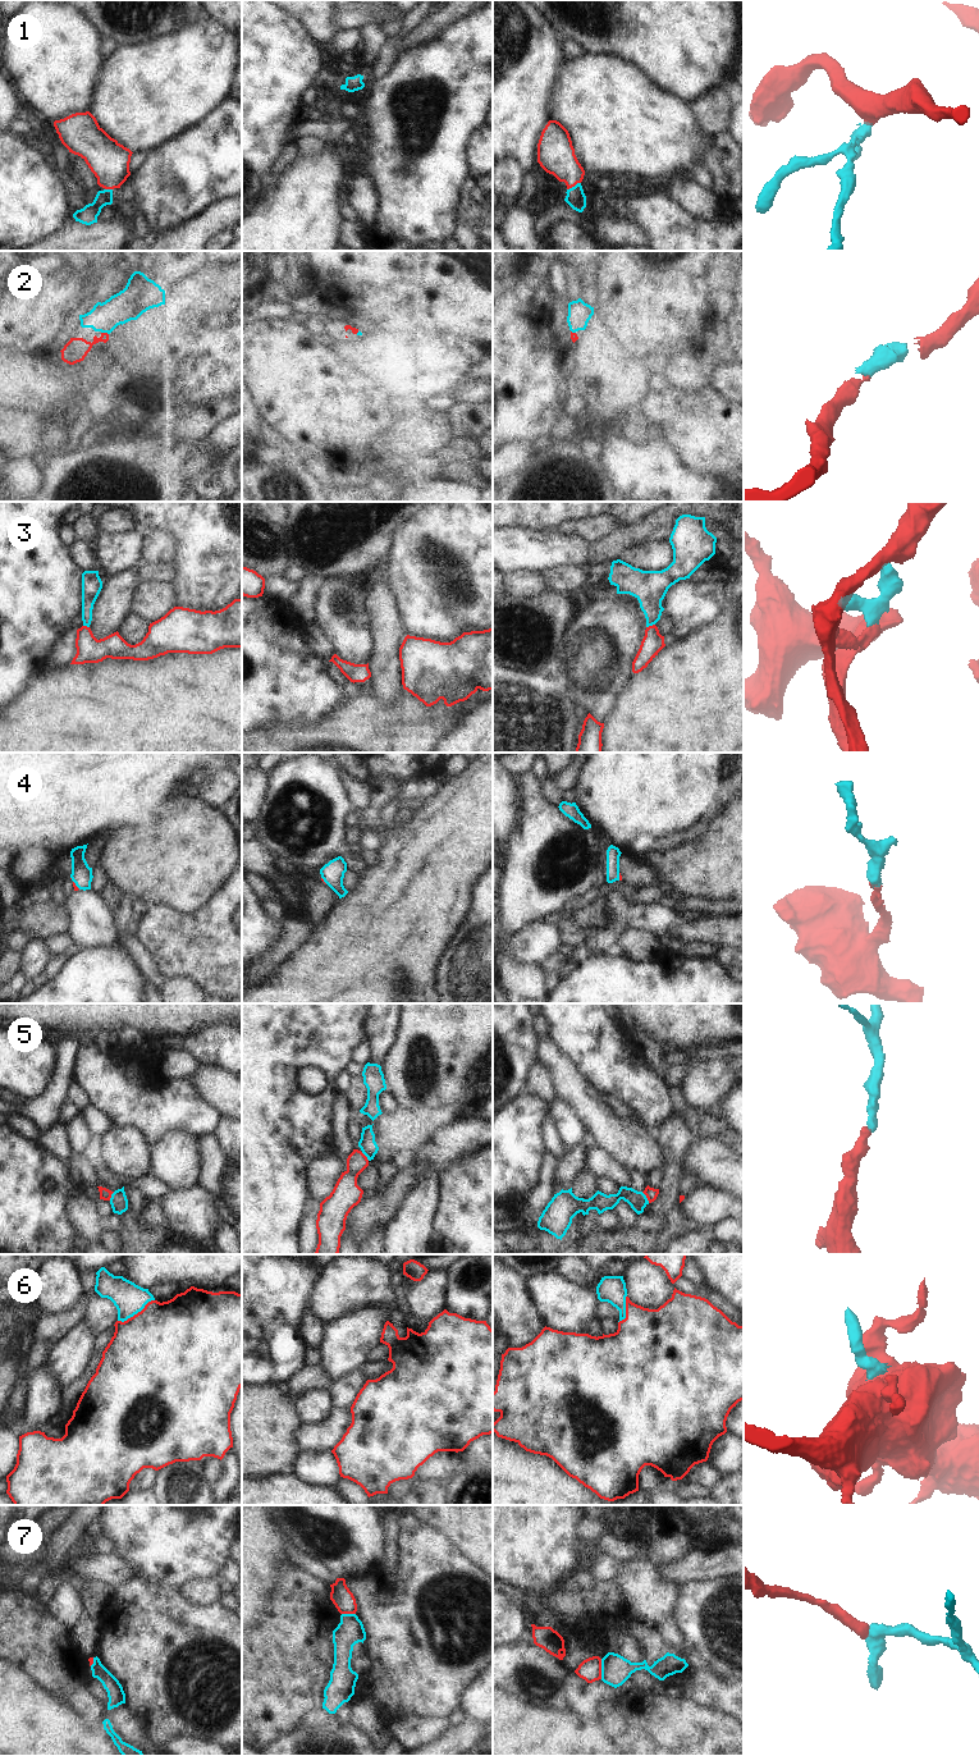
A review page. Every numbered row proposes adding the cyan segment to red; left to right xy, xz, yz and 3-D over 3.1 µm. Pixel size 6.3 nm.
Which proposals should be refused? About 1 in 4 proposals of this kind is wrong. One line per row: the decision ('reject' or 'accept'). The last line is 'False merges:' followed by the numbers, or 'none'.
1: accept
2: accept
3: accept
4: accept
5: accept
6: accept
7: reject
False merges: 7

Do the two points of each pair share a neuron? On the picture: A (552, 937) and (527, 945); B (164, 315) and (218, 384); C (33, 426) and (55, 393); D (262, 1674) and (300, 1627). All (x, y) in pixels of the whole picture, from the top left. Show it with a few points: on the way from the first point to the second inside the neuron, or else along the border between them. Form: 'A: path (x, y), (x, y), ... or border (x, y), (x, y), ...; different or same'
A: path (545, 937), (534, 943); same
B: border (155, 309), (161, 328), (175, 328), (183, 319); different
C: border (13, 408), (32, 411), (47, 417); different
D: path (274, 1663), (297, 1638); same

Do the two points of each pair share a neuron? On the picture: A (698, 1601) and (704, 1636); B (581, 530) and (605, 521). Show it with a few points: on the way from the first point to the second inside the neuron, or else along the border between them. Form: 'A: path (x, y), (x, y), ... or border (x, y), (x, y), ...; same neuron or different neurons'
A: path (704, 1610), (704, 1627); same neuron
B: path (588, 529), (599, 526); same neuron

